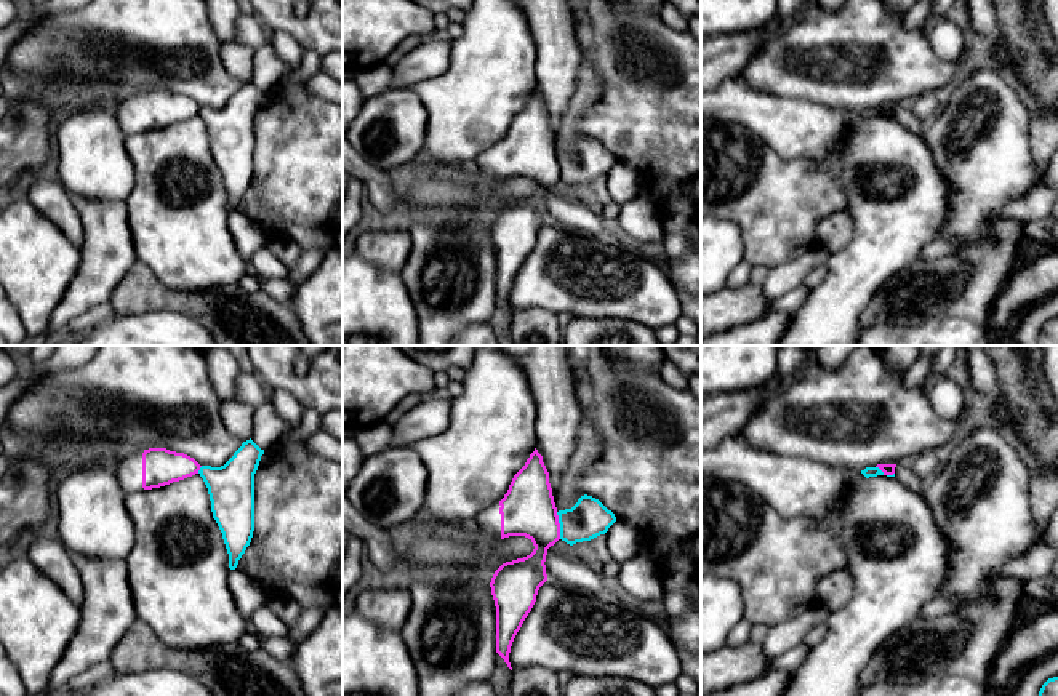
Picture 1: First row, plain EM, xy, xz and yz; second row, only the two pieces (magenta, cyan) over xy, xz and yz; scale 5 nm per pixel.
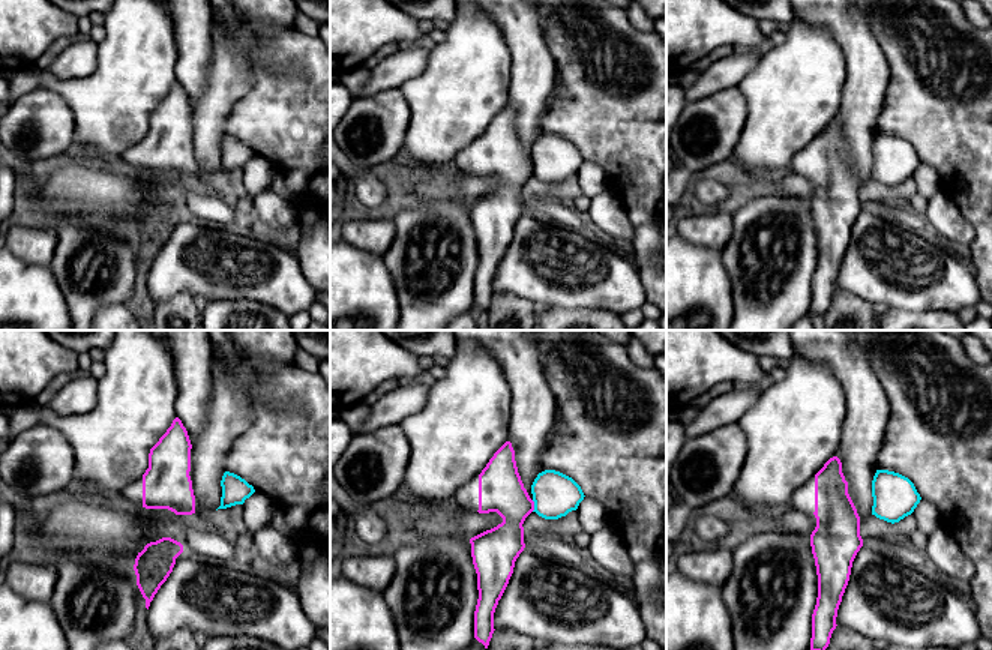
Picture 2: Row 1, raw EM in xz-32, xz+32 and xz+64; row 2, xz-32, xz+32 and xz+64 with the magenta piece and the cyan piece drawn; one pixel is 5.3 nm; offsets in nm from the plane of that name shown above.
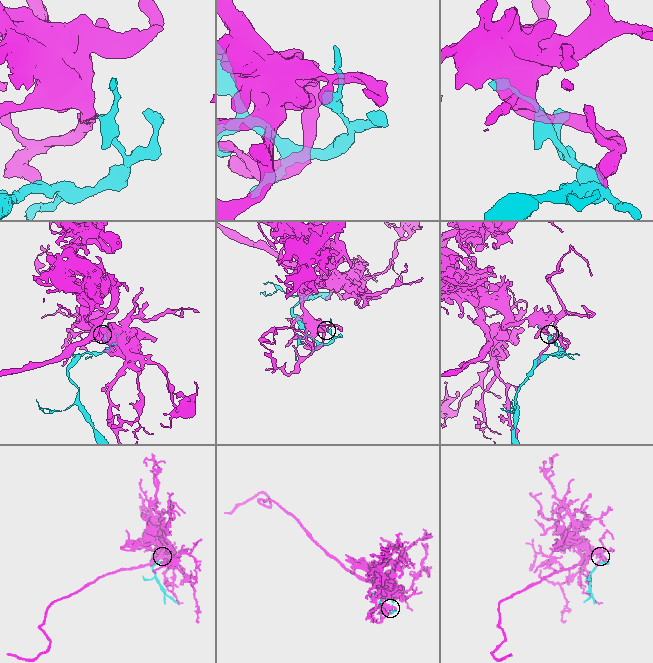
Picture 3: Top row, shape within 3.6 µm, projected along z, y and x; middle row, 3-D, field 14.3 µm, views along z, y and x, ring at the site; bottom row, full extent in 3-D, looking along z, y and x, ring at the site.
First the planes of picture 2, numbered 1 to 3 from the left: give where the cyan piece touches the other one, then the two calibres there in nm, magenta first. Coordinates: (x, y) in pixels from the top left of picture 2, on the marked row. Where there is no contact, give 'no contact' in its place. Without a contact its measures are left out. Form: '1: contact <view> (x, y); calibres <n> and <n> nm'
1: no contact
2: contact xz+32 (533, 506); calibres 240 and 240 nm
3: no contact

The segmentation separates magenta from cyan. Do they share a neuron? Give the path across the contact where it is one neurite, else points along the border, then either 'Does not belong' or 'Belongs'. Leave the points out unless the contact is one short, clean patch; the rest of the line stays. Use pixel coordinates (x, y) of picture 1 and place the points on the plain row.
Boundary: xz (556, 154), (561, 180). Does not belong

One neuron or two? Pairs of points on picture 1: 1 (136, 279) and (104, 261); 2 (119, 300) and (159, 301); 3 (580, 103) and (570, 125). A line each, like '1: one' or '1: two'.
1: two
2: one
3: one

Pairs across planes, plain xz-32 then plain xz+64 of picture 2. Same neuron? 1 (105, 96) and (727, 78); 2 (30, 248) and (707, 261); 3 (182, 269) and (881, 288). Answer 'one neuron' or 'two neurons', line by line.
1: two neurons
2: two neurons
3: one neuron

